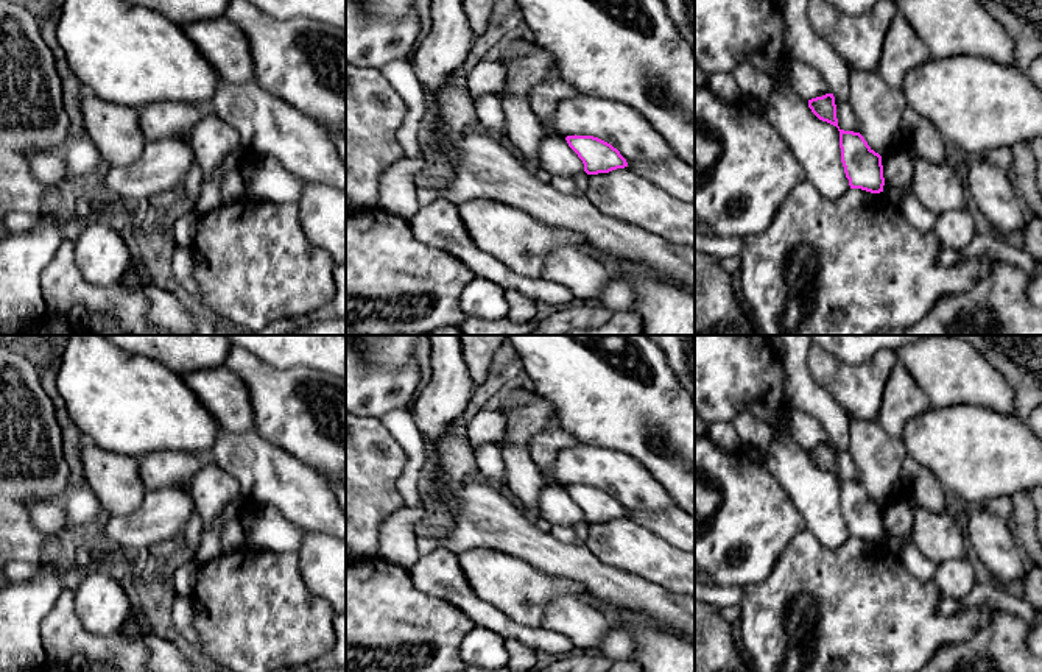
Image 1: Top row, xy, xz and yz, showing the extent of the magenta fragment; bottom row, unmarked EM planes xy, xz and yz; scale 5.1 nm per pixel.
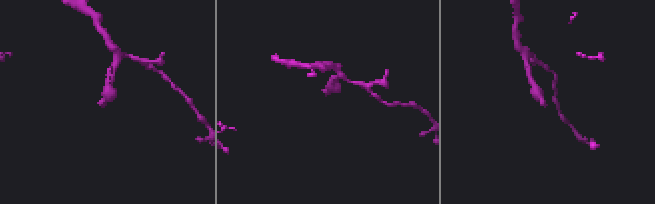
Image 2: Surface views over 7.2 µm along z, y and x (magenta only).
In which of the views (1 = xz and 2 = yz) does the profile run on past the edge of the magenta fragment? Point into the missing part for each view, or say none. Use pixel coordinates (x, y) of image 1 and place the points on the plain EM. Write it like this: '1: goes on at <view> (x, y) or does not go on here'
1: does not go on here
2: does not go on here

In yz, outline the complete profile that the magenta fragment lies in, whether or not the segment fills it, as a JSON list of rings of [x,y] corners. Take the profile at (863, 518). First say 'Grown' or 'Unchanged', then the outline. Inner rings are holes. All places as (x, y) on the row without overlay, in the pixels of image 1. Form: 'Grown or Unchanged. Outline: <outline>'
Unchanged. Outline: [[[833,443],[808,449],[808,457],[819,469],[838,477],[841,511],[850,538],[861,538],[871,543],[883,541],[882,505],[868,494],[860,482],[844,480],[838,476]]]

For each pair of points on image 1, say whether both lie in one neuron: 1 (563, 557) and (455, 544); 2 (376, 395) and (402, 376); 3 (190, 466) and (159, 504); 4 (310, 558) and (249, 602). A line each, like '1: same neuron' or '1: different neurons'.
1: same neuron
2: same neuron
3: different neurons
4: different neurons

